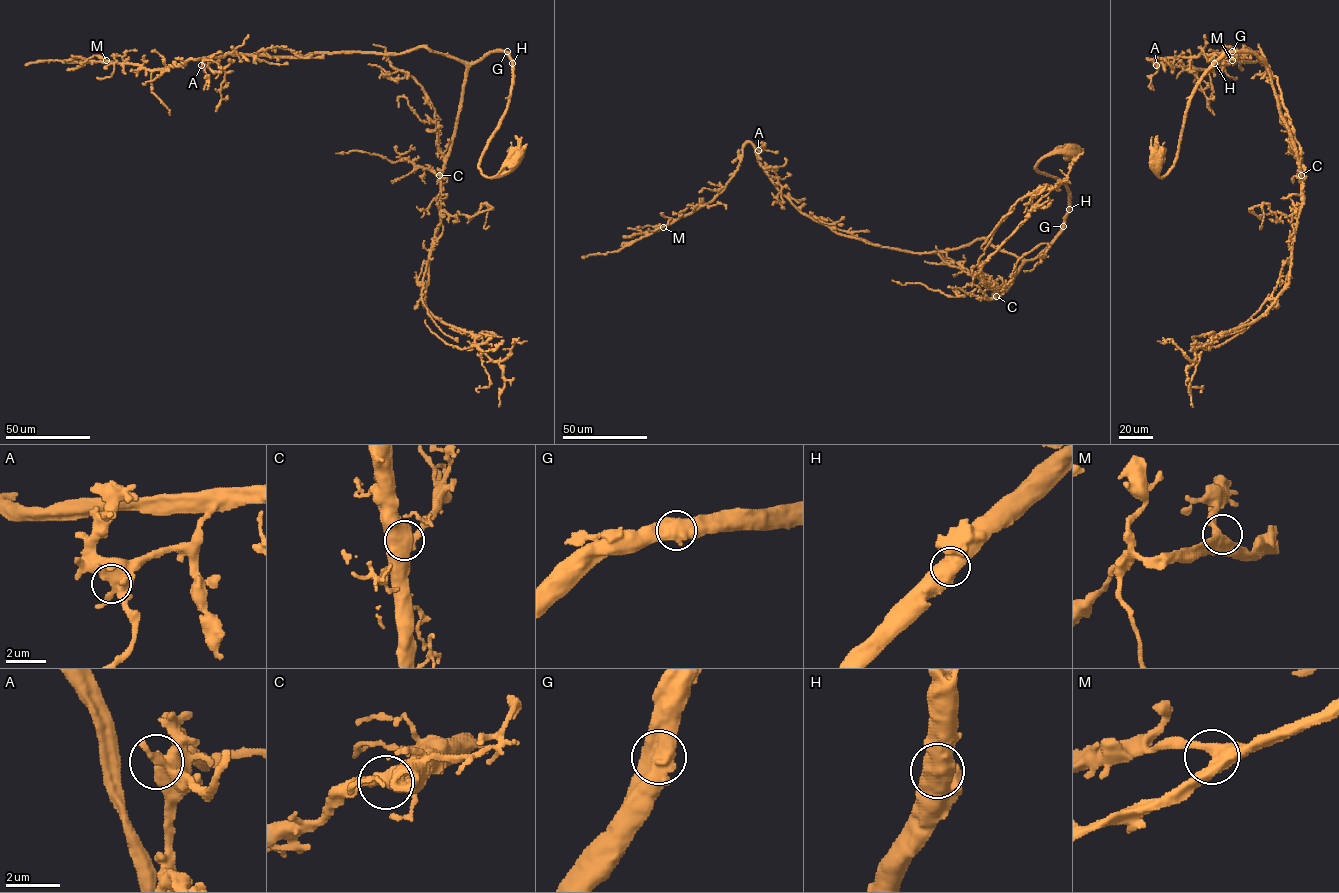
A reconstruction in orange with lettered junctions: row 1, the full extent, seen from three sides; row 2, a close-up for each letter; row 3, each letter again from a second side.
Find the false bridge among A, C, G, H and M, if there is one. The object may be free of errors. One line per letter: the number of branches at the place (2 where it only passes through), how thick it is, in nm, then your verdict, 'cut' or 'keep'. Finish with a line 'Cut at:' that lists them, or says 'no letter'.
A: branches 2; calibre 550 nm; keep
C: branches 2; calibre 600 nm; keep
G: branches 2; calibre 800 nm; keep
H: branches 2; calibre 750 nm; keep
M: branches 2; calibre 480 nm; keep
Cut at: no letter

